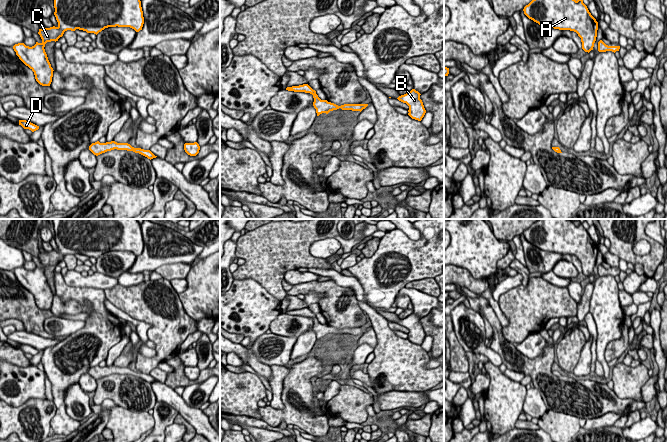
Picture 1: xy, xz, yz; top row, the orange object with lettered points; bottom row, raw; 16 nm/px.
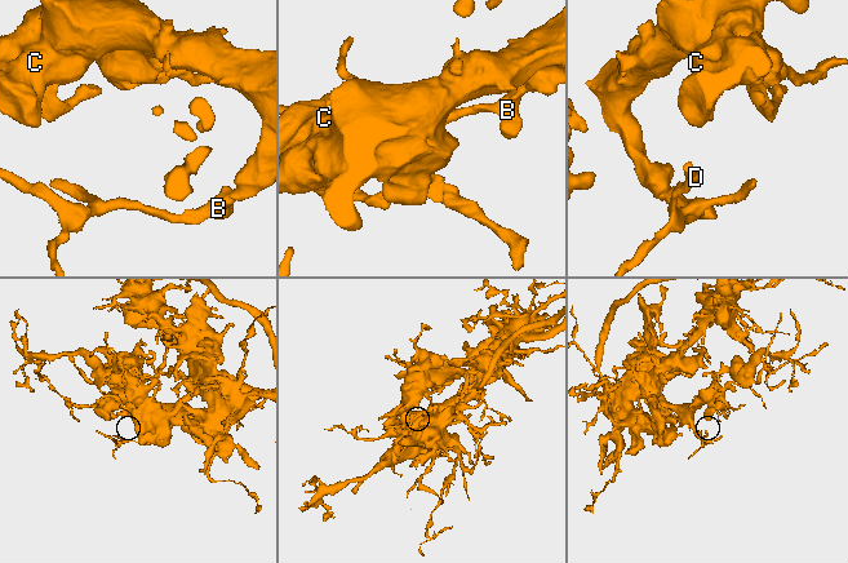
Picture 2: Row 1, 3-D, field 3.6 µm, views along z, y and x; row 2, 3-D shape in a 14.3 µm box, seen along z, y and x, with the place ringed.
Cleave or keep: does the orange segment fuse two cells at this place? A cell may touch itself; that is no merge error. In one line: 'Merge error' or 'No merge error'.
Merge error

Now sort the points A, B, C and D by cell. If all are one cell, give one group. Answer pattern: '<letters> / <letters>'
A B C / D

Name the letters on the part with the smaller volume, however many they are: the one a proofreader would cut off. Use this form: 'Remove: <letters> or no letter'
Remove: D

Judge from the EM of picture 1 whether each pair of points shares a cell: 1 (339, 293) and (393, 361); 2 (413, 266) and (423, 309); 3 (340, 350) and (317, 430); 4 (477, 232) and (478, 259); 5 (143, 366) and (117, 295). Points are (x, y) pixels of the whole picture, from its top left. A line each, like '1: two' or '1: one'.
1: one
2: two
3: one
4: one
5: one

